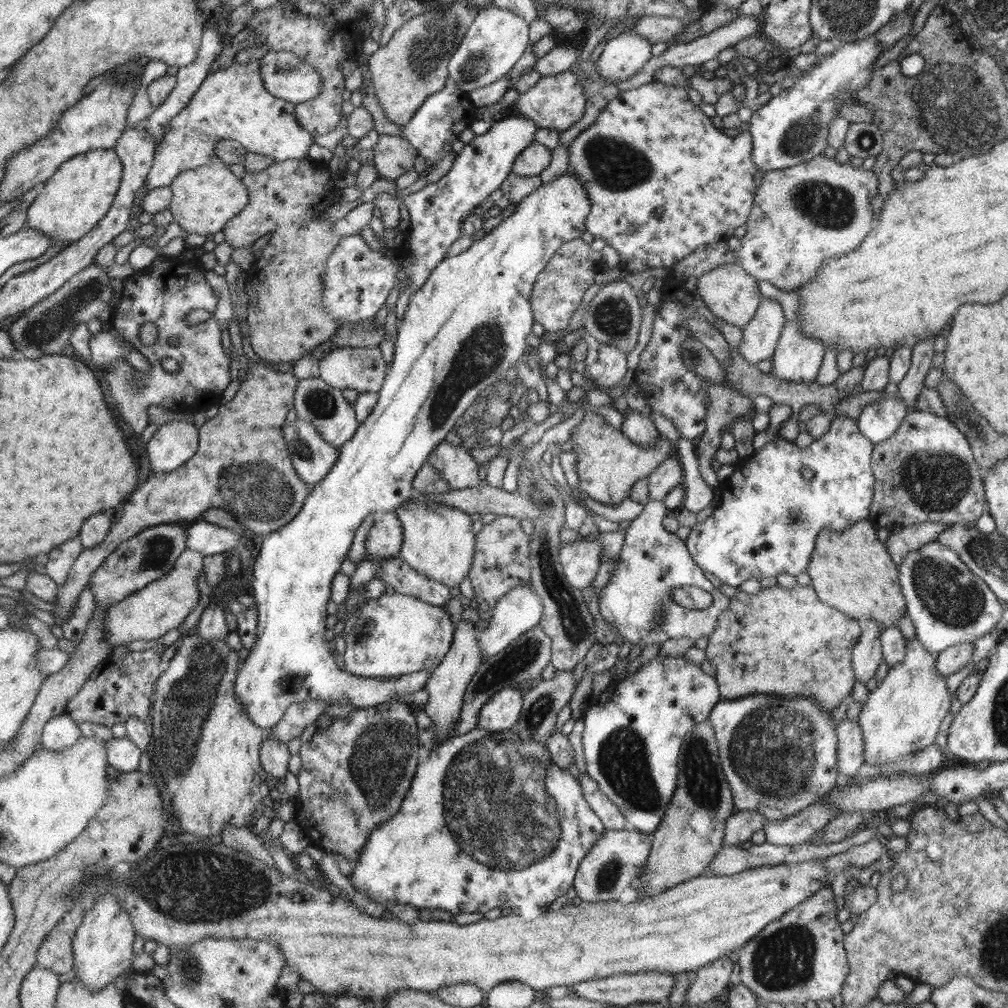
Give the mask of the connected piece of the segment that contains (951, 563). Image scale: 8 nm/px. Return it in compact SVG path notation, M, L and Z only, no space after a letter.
M938 541L927 542L906 555L899 567L899 583L906 601L906 612L915 628L915 637L929 653L938 654L949 646L974 643L980 636L988 634L1002 616L1001 600L990 587L966 567L956 552Z

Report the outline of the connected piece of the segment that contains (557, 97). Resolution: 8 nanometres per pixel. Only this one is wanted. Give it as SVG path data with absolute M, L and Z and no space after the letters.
M571 70L542 76L540 81L528 91L519 95L518 110L521 117L528 117L537 128L555 128L562 132L568 130L585 113L586 97L582 82Z

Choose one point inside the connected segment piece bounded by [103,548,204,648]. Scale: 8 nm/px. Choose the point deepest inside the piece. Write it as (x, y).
(147, 614)

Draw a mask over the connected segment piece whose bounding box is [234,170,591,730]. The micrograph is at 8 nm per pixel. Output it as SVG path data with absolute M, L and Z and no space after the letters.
M566 171L556 180L548 183L542 183L532 194L523 198L517 205L511 208L511 213L505 213L505 220L500 222L498 226L489 233L486 233L481 239L477 239L468 248L468 250L452 257L446 257L441 260L434 270L428 276L427 281L413 294L410 295L408 310L405 311L404 318L398 323L397 339L394 349L394 359L390 363L386 371L385 381L382 388L377 392L377 403L374 405L372 412L365 418L362 424L358 424L356 433L344 445L338 448L338 461L332 467L332 471L328 473L316 487L312 487L309 496L306 498L301 511L282 528L277 531L271 532L270 536L264 538L258 557L253 562L252 576L252 590L253 597L255 598L255 605L257 606L257 637L254 646L249 649L248 655L242 658L239 665L237 674L237 681L234 683L234 692L239 698L242 710L247 714L247 717L256 726L261 729L271 729L281 718L284 712L288 710L292 704L297 702L304 702L314 700L324 702L324 704L334 705L352 705L356 709L369 708L377 706L396 698L395 694L412 694L421 688L425 688L426 681L429 679L429 674L434 668L429 670L421 670L412 674L403 674L398 678L366 678L350 674L346 670L340 669L340 666L334 661L334 653L325 643L324 632L326 632L326 604L331 597L331 584L333 578L340 571L340 566L347 558L351 544L353 543L353 536L358 530L359 524L370 513L376 511L384 511L385 513L395 512L397 507L400 507L405 501L410 499L413 491L413 478L420 471L420 468L425 464L428 456L436 450L436 445L444 442L447 434L456 426L462 417L462 414L468 410L468 407L480 396L482 390L486 390L490 384L494 384L497 378L504 378L508 368L515 366L518 358L530 346L526 343L526 337L532 333L532 325L535 323L531 307L531 292L535 278L542 272L542 269L548 264L552 255L562 246L565 242L581 238L585 233L586 217L591 210L591 202L588 200L587 192L585 191L582 181L570 171Z

